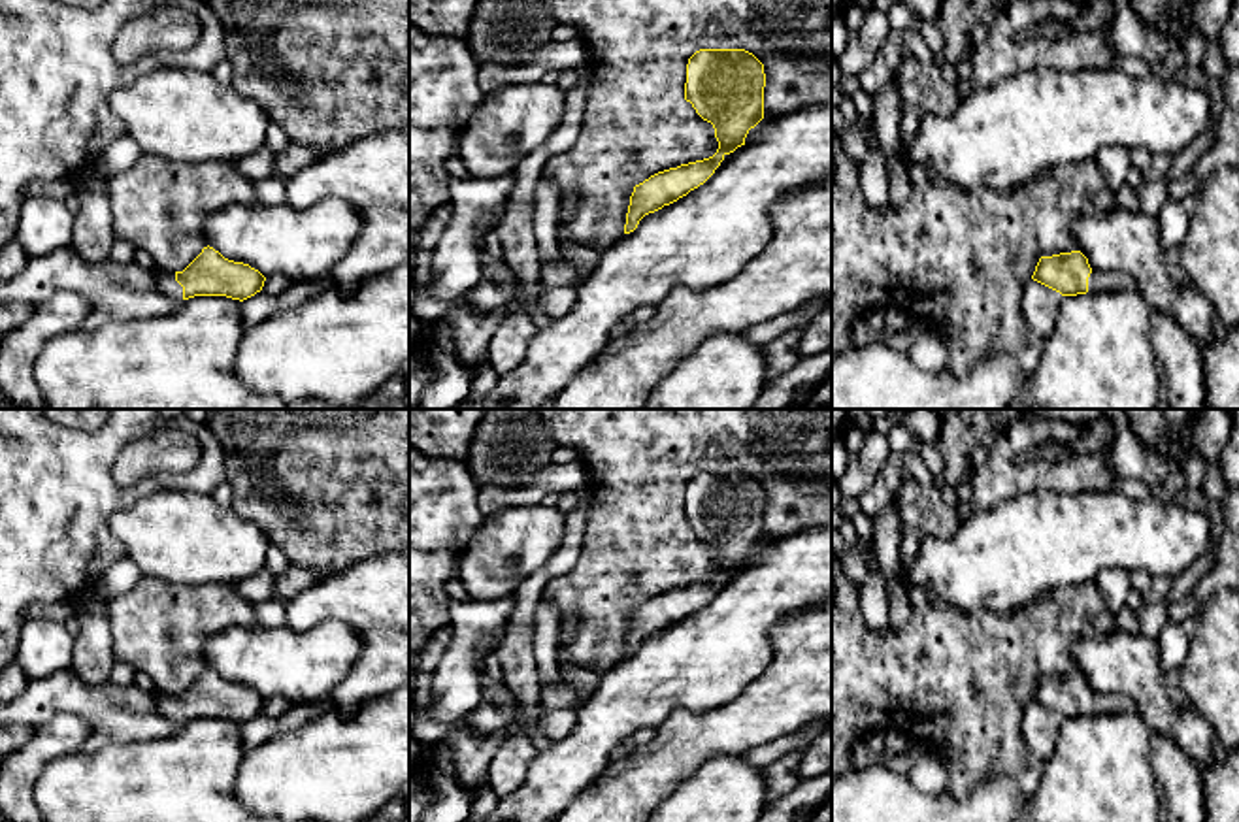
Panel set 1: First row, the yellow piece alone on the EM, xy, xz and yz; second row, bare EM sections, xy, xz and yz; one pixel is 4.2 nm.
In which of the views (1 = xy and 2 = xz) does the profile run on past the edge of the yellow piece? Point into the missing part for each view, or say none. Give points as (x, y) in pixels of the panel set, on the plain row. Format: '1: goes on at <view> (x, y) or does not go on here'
1: goes on at xy (166, 702)
2: does not go on here

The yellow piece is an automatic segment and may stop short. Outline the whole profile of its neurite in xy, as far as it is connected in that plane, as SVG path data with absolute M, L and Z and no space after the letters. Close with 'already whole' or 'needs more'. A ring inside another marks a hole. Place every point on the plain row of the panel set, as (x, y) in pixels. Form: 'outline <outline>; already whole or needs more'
outline M209 667L183 694L158 694L158 711L177 726L194 718L226 718L243 724L260 715L264 703L258 692L224 681Z; needs more

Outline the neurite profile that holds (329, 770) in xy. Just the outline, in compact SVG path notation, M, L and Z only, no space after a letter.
M409 690L381 694L347 716L328 707L253 748L238 769L236 799L255 816L279 822L370 822L385 805L402 799L409 822Z

